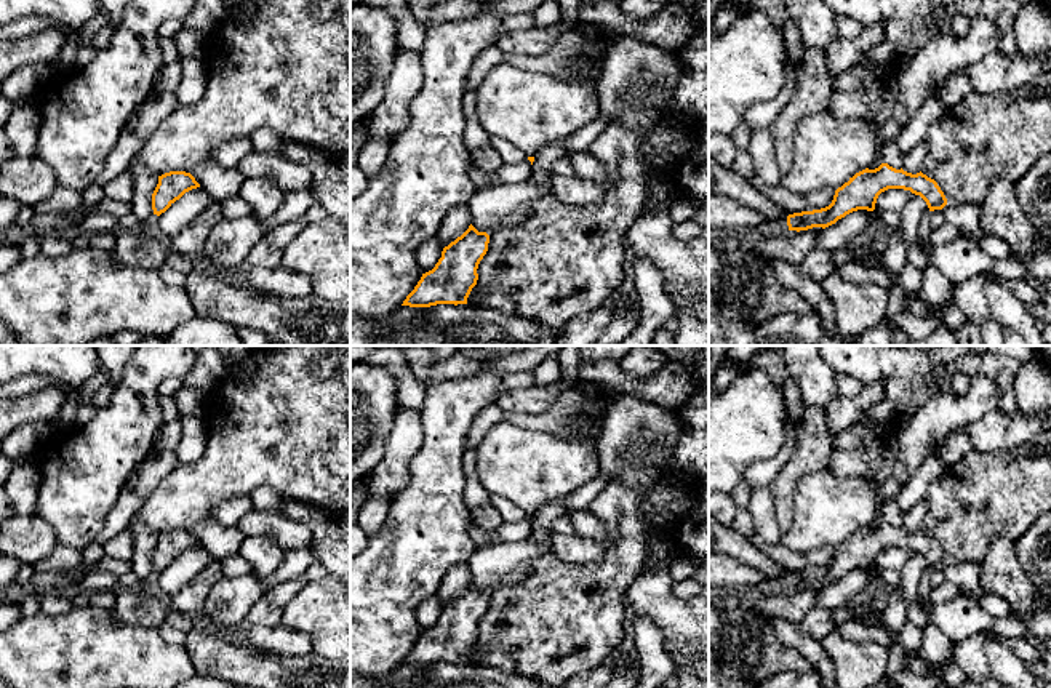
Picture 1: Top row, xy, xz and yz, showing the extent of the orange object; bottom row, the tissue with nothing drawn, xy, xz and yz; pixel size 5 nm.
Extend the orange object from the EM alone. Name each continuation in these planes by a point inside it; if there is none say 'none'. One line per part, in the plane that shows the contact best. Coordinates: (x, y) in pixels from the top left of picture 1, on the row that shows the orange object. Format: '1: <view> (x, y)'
none

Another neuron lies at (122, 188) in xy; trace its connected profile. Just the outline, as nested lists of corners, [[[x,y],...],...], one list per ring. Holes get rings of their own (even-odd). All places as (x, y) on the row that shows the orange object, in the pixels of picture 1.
[[[123,171],[104,187],[104,195],[110,200],[130,203],[134,195],[134,178],[131,171]]]

